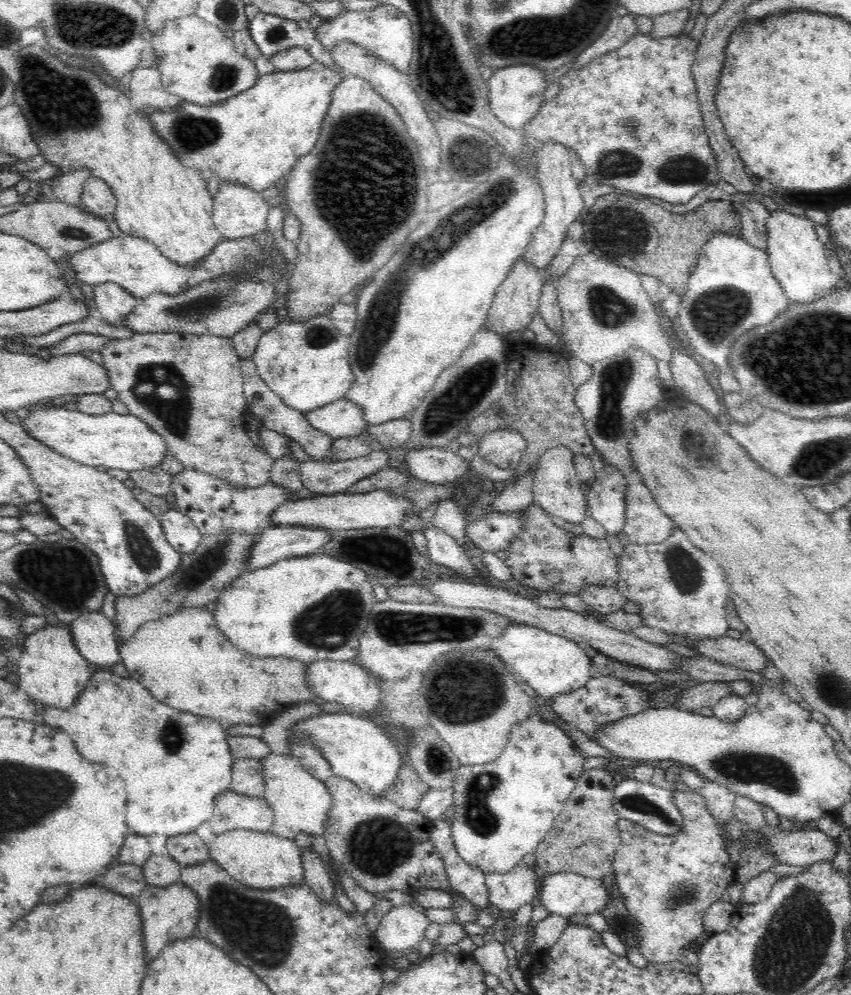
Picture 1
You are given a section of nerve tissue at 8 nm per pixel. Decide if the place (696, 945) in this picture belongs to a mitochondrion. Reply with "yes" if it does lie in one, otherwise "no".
no

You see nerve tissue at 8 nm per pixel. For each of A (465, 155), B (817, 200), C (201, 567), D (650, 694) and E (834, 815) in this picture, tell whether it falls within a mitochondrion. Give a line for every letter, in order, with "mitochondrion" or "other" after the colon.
A: mitochondrion
B: other
C: mitochondrion
D: other
E: other

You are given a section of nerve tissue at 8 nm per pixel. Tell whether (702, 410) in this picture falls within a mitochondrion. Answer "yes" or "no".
no

